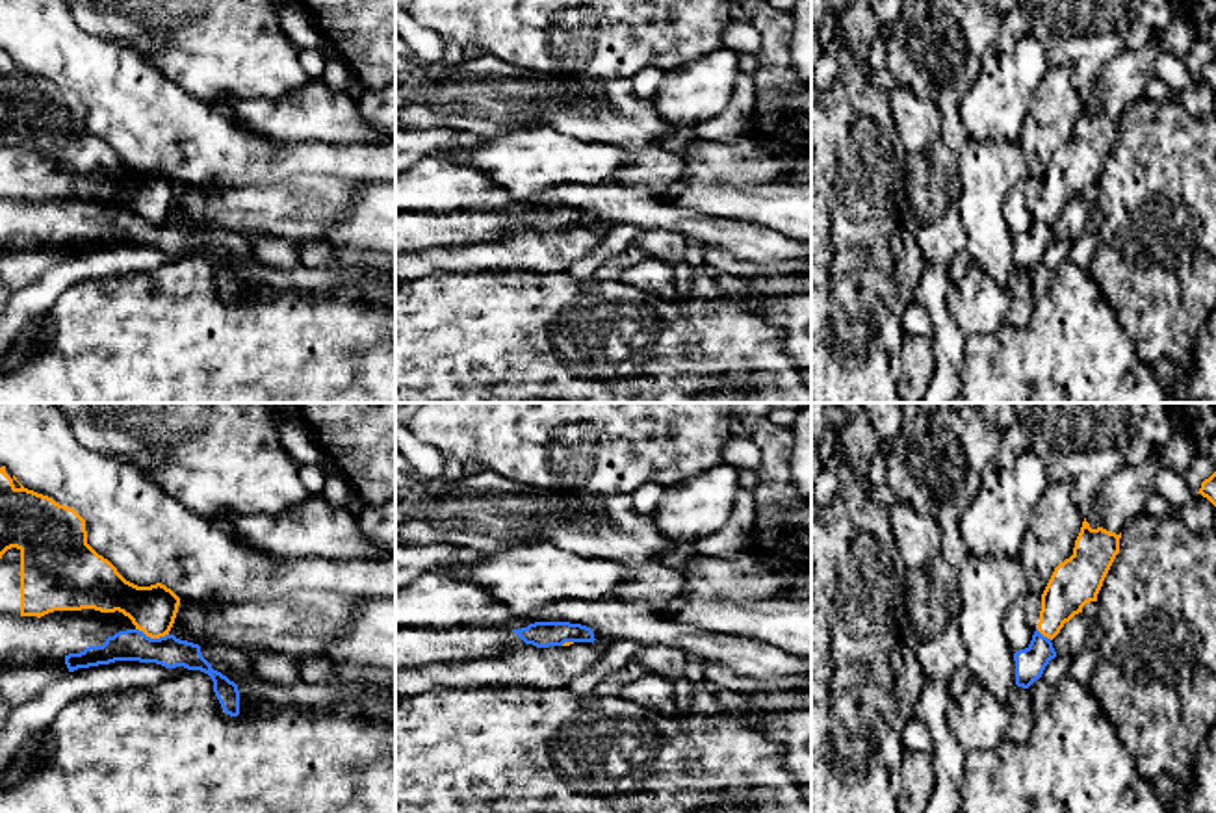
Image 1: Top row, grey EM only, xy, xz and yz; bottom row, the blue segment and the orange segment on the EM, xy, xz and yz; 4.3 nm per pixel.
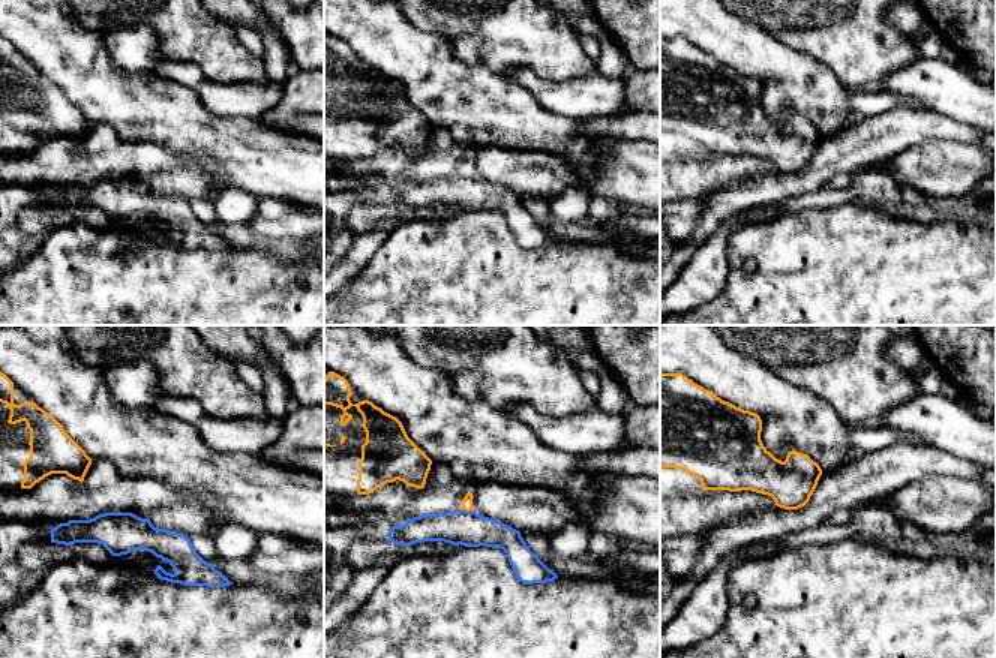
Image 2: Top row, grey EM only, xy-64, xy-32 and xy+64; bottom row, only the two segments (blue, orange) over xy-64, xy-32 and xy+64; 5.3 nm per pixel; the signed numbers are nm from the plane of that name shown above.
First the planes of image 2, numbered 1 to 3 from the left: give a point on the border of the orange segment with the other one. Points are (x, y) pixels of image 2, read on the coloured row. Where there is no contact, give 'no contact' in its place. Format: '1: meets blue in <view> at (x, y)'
1: no contact
2: meets blue in xy-32 at (467, 511)
3: no contact

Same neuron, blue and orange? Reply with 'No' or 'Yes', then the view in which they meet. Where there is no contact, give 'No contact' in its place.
No. Touches blue in xy

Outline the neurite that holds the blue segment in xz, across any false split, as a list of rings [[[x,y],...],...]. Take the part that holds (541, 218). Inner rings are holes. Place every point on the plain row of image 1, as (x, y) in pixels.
[[[535,206],[522,213],[453,212],[395,213],[395,254],[434,247],[468,247],[524,230],[550,232],[564,226],[594,226],[590,212],[570,206]]]

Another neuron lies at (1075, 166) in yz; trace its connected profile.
[[[1084,102],[1073,139],[1054,152],[1041,178],[1038,215],[1043,221],[1053,225],[1086,187],[1097,186],[1103,165],[1119,137],[1119,123],[1121,117],[1092,113]]]

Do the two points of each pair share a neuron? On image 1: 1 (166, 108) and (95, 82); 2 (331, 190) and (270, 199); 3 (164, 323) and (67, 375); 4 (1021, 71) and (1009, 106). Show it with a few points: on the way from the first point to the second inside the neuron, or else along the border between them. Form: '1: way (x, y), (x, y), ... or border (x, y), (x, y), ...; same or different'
1: way (149, 108), (138, 108), (112, 82); same
2: way (316, 199), (284, 199); same
3: way (140, 348), (112, 375), (91, 375); same
4: way (1012, 80), (1009, 84), (1009, 97); same

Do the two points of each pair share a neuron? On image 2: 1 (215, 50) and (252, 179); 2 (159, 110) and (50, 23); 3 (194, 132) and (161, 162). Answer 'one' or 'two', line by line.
1: two
2: one
3: two

